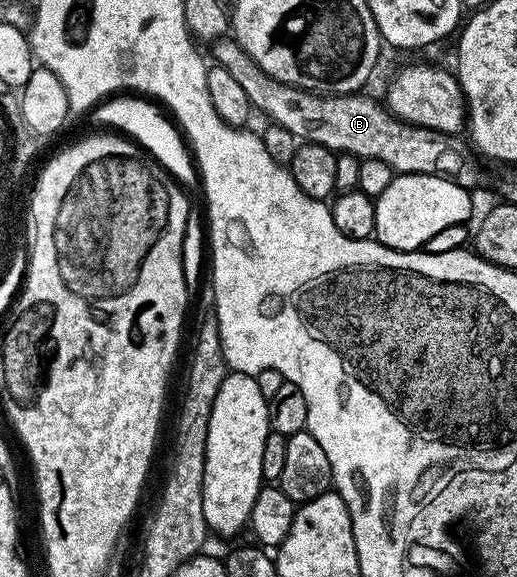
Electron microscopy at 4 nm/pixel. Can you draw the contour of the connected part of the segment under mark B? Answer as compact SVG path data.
M224 37L212 44L213 55L218 64L224 66L239 85L243 85L243 93L247 93L249 103L258 112L262 111L273 123L278 123L289 135L294 135L297 141L307 143L318 143L334 153L343 155L355 155L358 160L374 159L391 165L391 169L398 175L438 175L444 179L450 179L452 183L460 187L473 189L473 186L481 179L482 160L475 154L472 146L461 135L448 135L439 133L435 129L427 129L419 125L404 123L389 112L389 108L368 99L365 93L354 93L352 95L318 95L316 91L304 91L302 87L292 87L268 73L257 64L237 44L236 39Z

